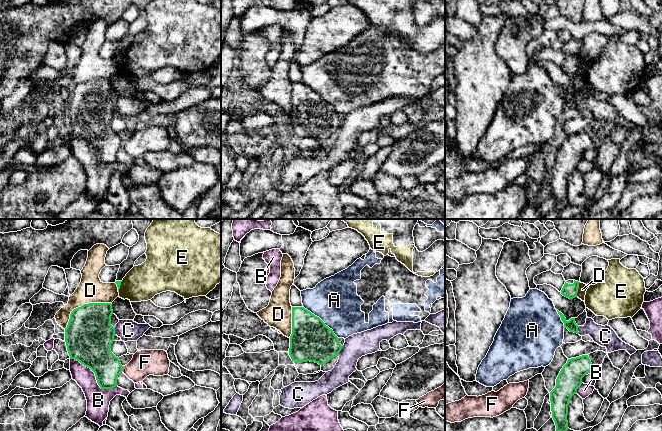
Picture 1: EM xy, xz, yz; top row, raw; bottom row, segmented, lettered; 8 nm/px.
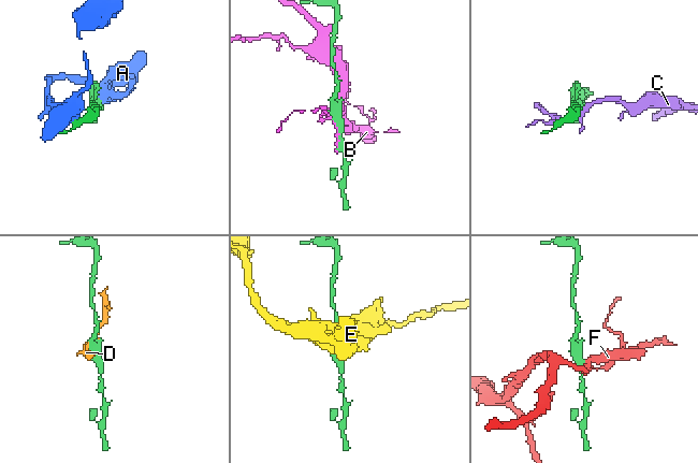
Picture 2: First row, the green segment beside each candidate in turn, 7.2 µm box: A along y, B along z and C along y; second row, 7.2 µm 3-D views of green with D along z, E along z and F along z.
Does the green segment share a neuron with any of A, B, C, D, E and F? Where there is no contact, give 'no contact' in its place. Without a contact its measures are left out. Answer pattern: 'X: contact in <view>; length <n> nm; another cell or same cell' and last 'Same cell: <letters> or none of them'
A: contact in xz; length 380 nm; another cell
B: contact in xy; length 440 nm; another cell
C: contact in xz; length 90 nm; another cell
D: contact in xy; length 440 nm; another cell
E: contact in xy; length 90 nm; another cell
F: contact in xy; length 50 nm; another cell
Same cell: none of them

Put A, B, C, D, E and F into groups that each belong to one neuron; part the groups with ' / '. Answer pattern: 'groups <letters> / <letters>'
groups A / B / C / D / E / F

